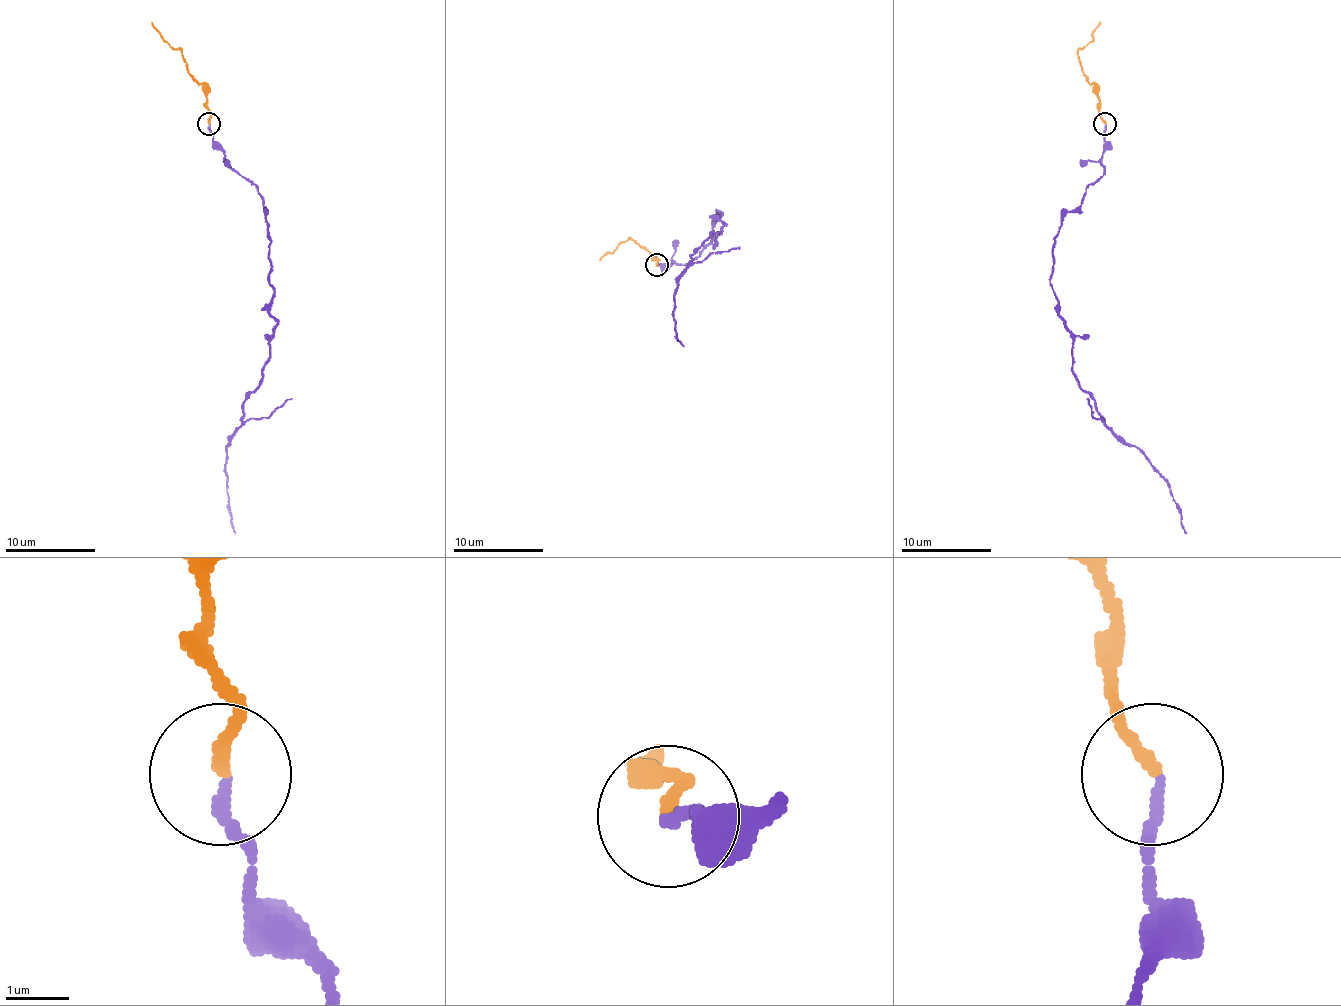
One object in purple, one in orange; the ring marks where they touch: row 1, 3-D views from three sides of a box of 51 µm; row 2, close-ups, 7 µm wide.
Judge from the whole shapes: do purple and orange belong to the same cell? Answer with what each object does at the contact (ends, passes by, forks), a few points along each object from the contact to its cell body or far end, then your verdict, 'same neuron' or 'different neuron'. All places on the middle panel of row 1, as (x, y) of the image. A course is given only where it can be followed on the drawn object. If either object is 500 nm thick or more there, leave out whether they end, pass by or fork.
purple ends | orange ends | purple via (657, 266), (689, 264), (711, 242), (718, 210), (722, 215), (724, 224), (677, 278), (675, 327), (682, 345) | orange via (657, 264), (630, 237), (599, 260) | same neuron

